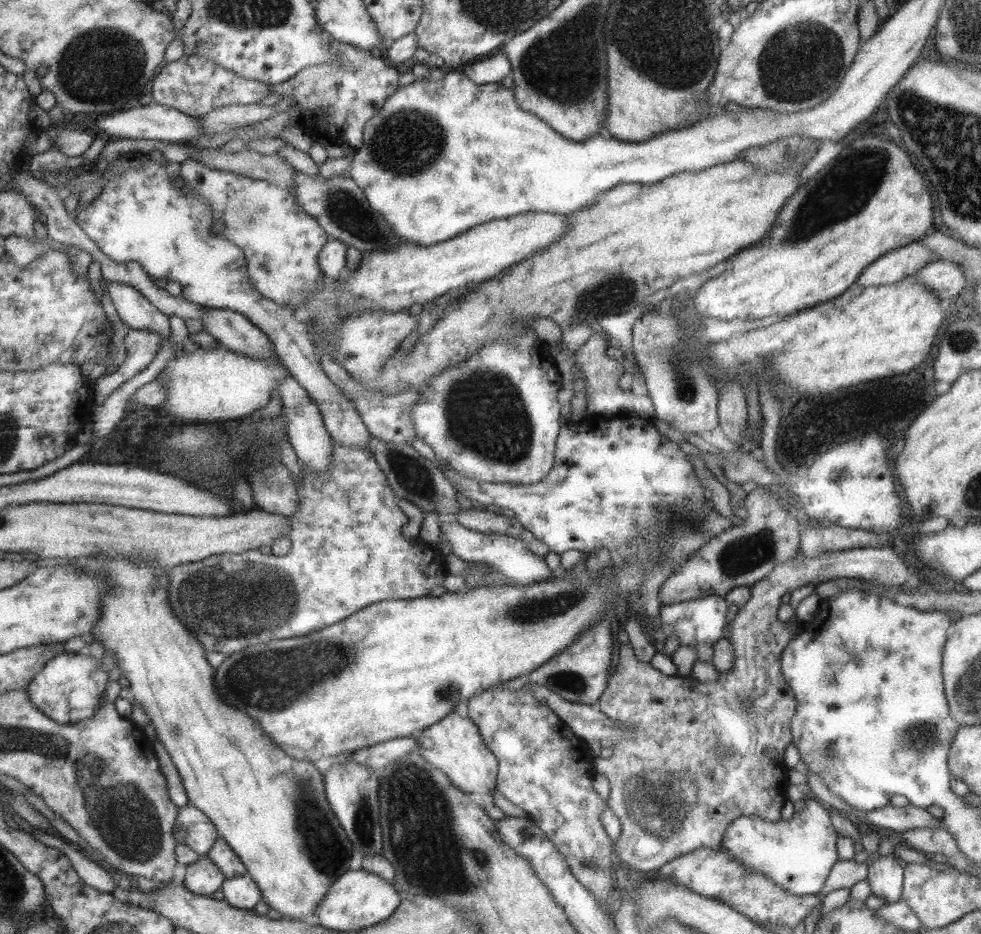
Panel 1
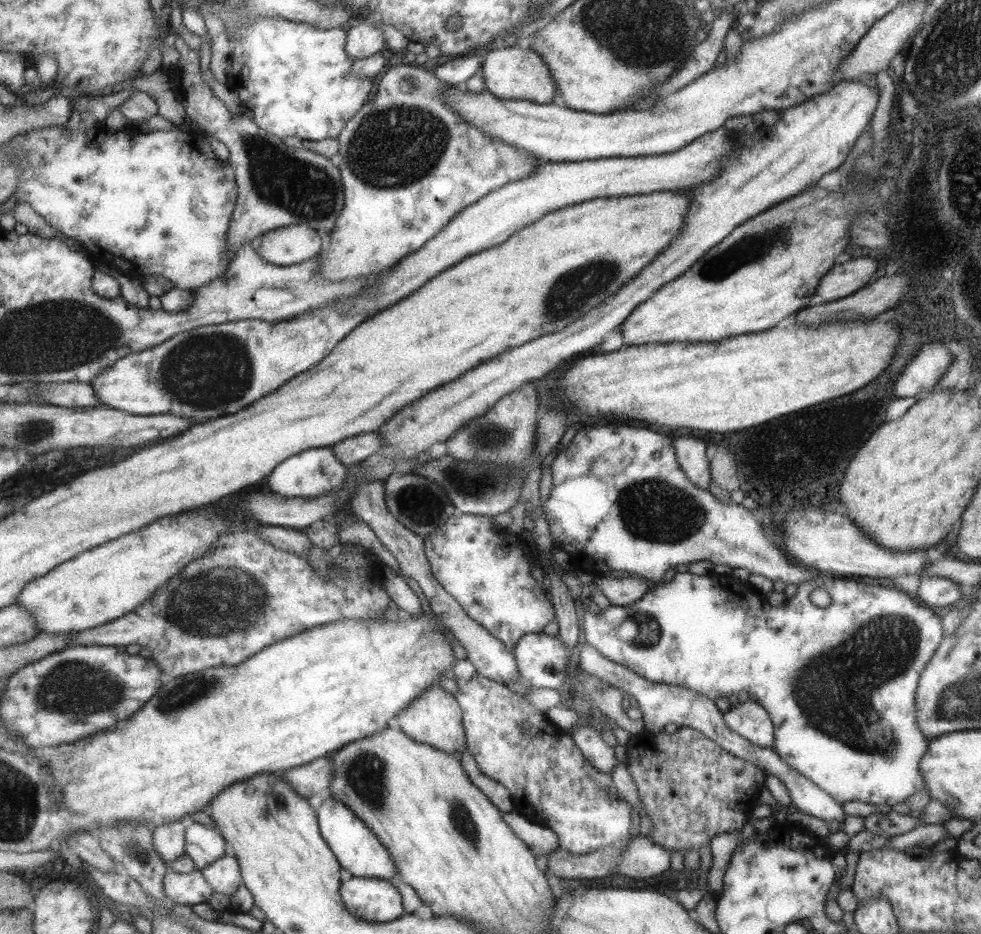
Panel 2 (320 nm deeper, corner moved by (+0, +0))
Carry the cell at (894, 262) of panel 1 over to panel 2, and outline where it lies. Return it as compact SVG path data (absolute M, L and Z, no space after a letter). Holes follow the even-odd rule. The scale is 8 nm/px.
M867 257L850 259L833 266L817 281L809 304L828 303L853 294L876 278L873 276L876 269L877 261Z

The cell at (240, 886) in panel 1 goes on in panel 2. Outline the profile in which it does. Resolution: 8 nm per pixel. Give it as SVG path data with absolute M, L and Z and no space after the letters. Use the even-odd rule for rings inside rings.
M224 854L211 864L200 869L203 879L214 892L232 895L236 888L242 884L240 868L237 859Z

